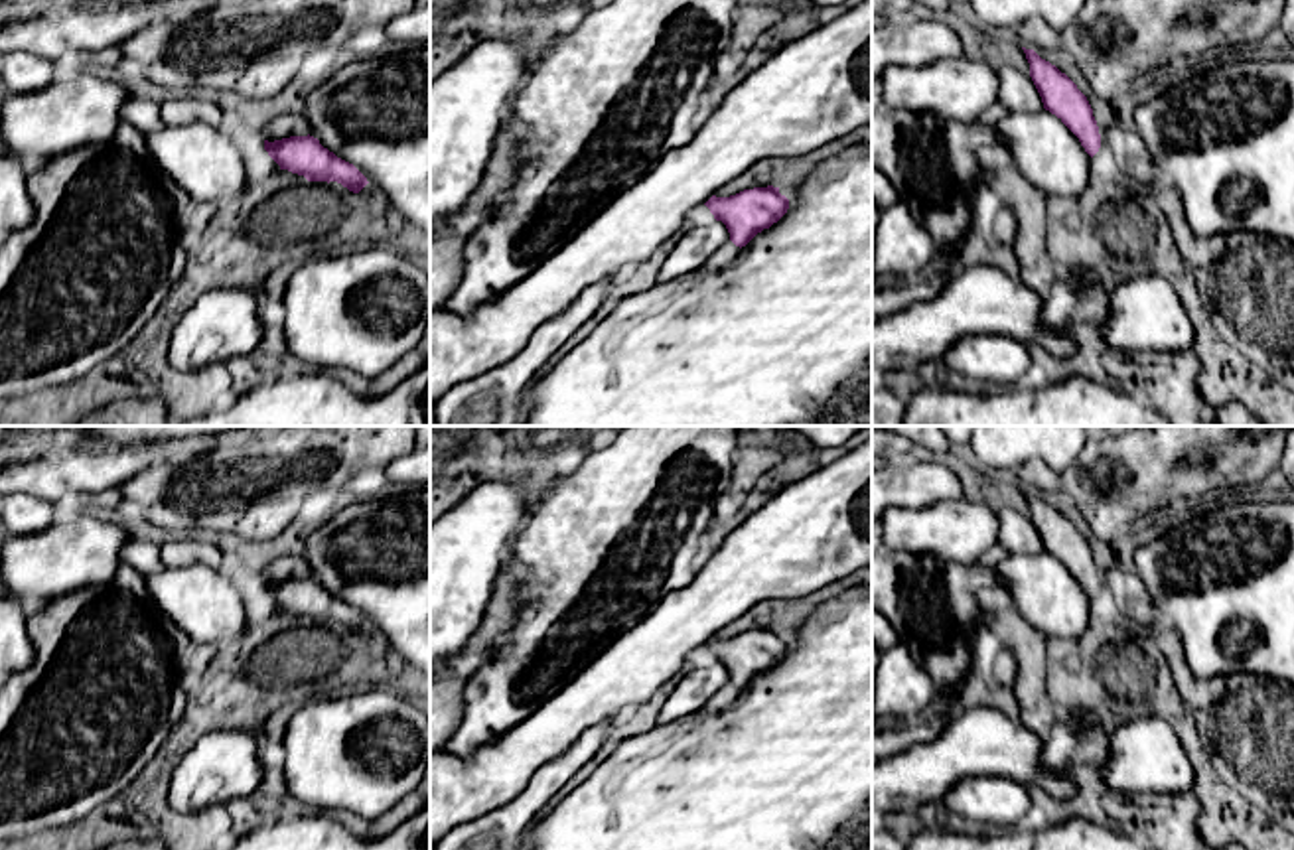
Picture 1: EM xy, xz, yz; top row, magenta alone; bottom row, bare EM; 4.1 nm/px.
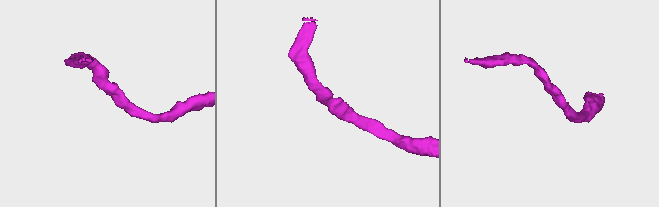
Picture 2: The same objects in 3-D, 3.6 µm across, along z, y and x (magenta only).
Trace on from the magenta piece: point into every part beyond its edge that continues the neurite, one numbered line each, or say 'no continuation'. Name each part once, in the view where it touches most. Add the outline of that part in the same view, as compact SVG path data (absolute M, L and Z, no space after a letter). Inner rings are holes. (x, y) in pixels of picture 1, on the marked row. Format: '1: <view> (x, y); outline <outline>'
no continuation

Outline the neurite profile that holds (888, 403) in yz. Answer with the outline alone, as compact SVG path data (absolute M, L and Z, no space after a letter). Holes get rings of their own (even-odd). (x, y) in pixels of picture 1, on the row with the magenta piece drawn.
M872 381L872 426L903 426L905 396L890 381Z

